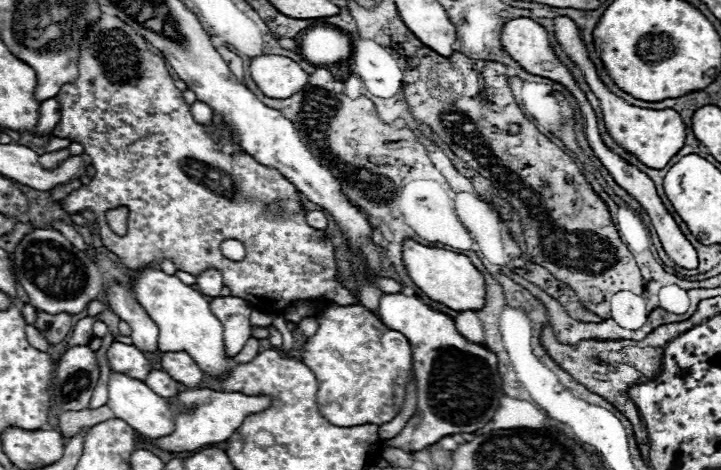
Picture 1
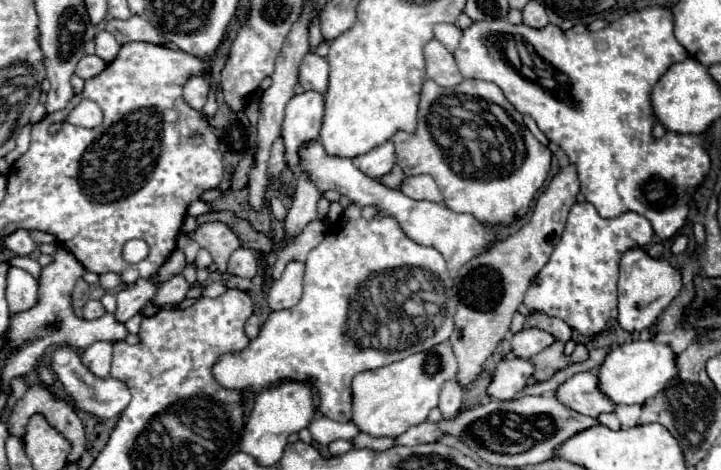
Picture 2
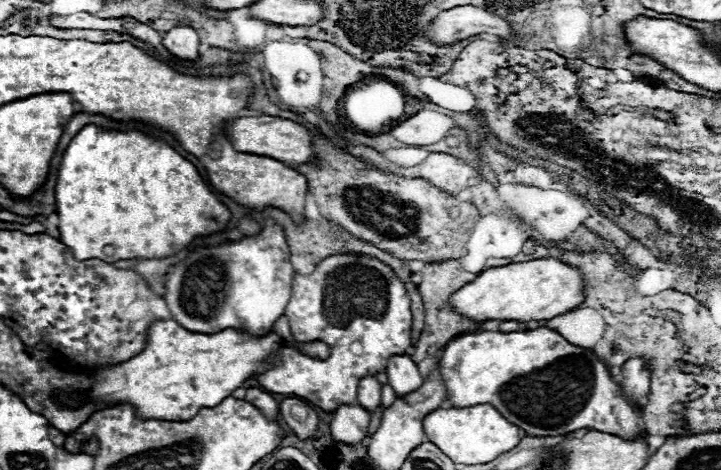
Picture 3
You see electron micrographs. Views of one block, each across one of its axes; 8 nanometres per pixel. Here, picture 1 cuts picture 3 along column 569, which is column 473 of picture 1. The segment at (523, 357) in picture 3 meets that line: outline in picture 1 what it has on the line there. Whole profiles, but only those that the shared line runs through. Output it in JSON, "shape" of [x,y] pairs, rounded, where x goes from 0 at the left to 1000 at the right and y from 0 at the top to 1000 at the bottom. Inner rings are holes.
{"shape":[[[533,626],[521,672],[541,698],[558,706],[574,757],[574,804],[580,817],[580,872],[560,915],[533,936],[533,949],[555,953],[566,966],[583,962],[605,936],[624,923],[652,923],[671,911],[693,864],[696,809],[688,779],[688,753],[660,728],[646,723],[630,694],[630,681],[588,643],[560,626]]]}

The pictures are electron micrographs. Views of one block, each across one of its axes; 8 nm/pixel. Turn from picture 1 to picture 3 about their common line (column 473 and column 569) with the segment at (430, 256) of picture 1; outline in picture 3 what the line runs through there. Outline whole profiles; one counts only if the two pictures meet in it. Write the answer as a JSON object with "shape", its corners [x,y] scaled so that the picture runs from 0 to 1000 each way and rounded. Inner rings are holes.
{"shape":[[[743,549],[671,574],[649,609],[641,609],[624,634],[627,651],[660,681],[763,681],[810,643],[810,591],[804,570],[796,570],[774,549]]]}

